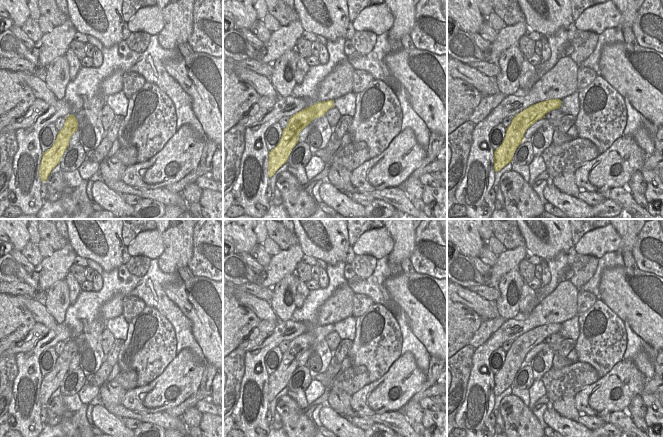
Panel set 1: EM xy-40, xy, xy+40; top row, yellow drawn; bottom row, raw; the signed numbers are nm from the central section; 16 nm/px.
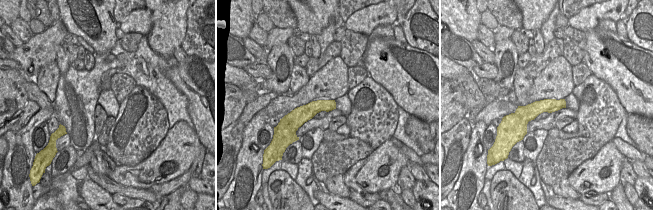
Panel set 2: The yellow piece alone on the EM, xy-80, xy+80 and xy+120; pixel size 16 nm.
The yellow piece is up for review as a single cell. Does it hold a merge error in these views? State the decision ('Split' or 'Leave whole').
Split.

